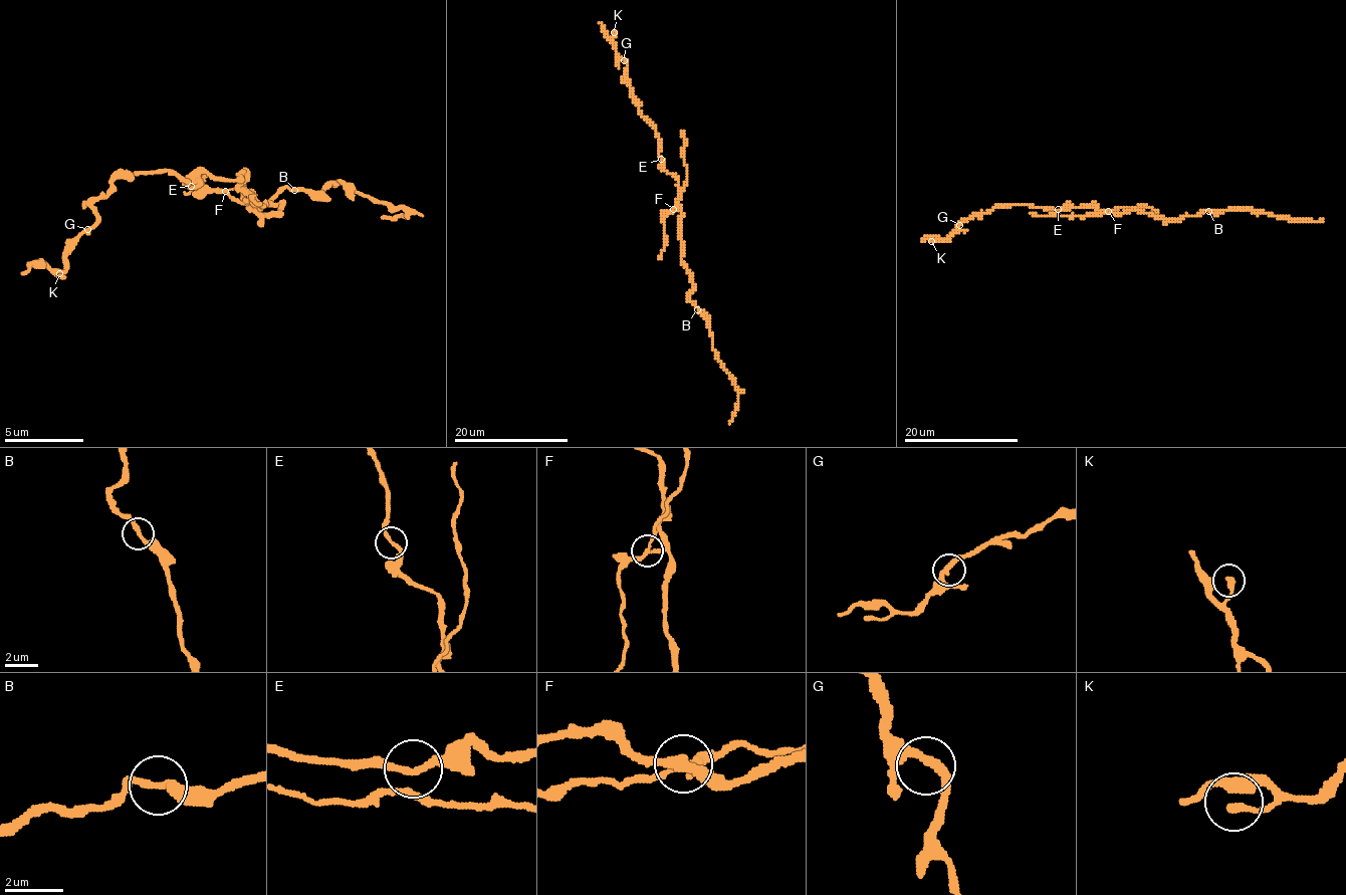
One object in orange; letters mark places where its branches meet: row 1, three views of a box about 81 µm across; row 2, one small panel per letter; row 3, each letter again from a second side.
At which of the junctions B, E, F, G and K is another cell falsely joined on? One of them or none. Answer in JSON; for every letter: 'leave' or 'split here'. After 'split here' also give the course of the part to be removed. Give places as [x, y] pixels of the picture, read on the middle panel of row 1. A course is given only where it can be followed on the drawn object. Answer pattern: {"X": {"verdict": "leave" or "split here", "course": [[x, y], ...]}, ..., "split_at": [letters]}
{"B": {"verdict": "leave"}, "E": {"verdict": "leave"}, "F": {"verdict": "split here", "course": [[673, 210], [686, 181], [682, 130]]}, "G": {"verdict": "leave"}, "K": {"verdict": "leave"}, "split_at": ["F"]}

